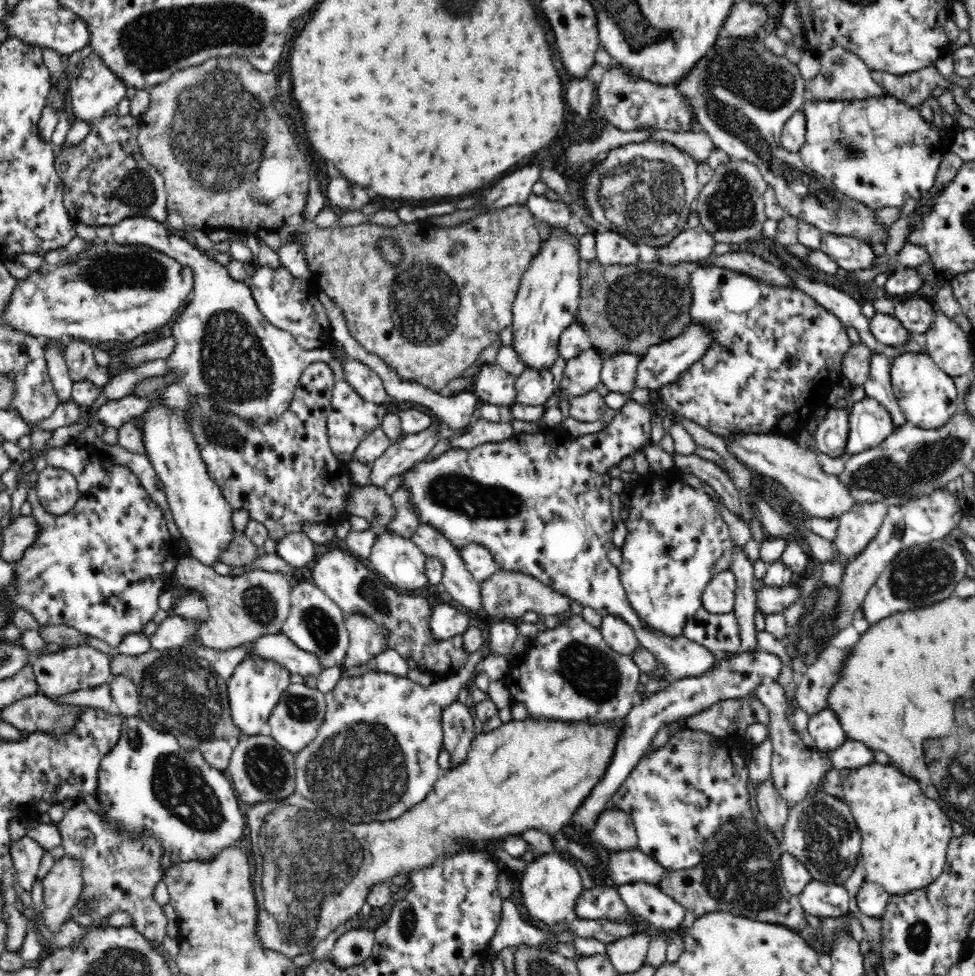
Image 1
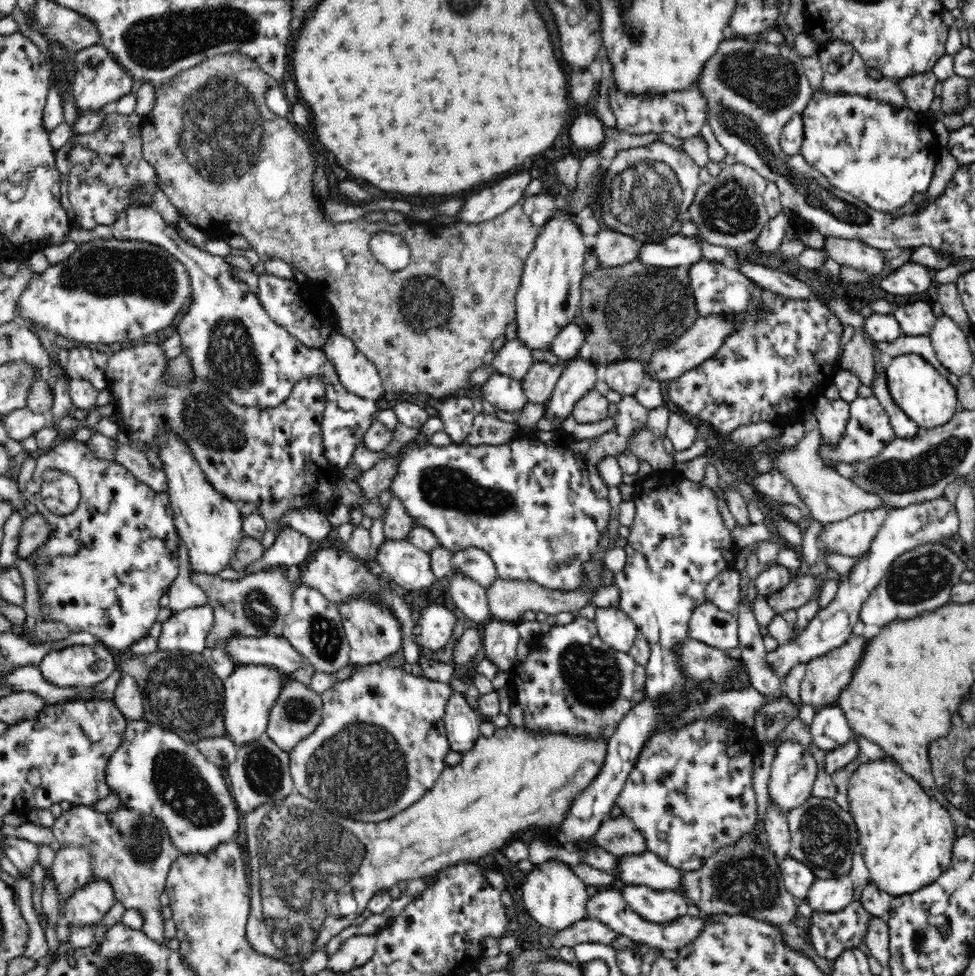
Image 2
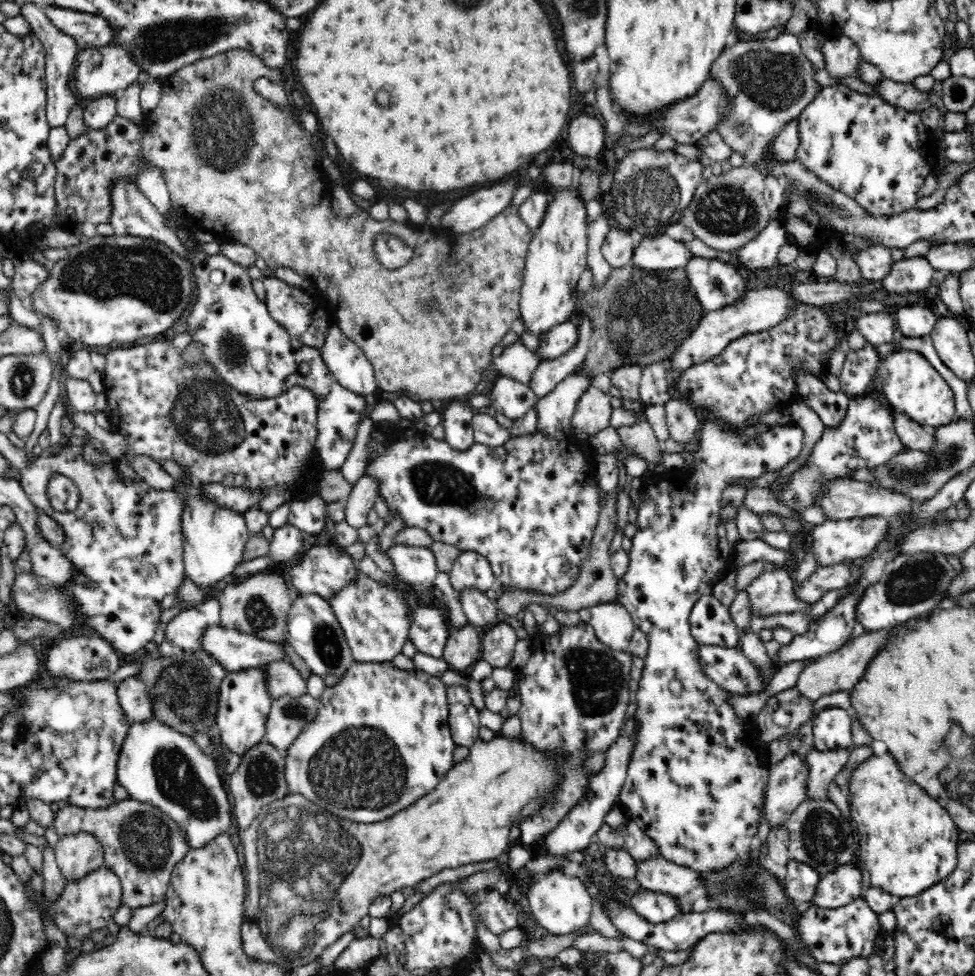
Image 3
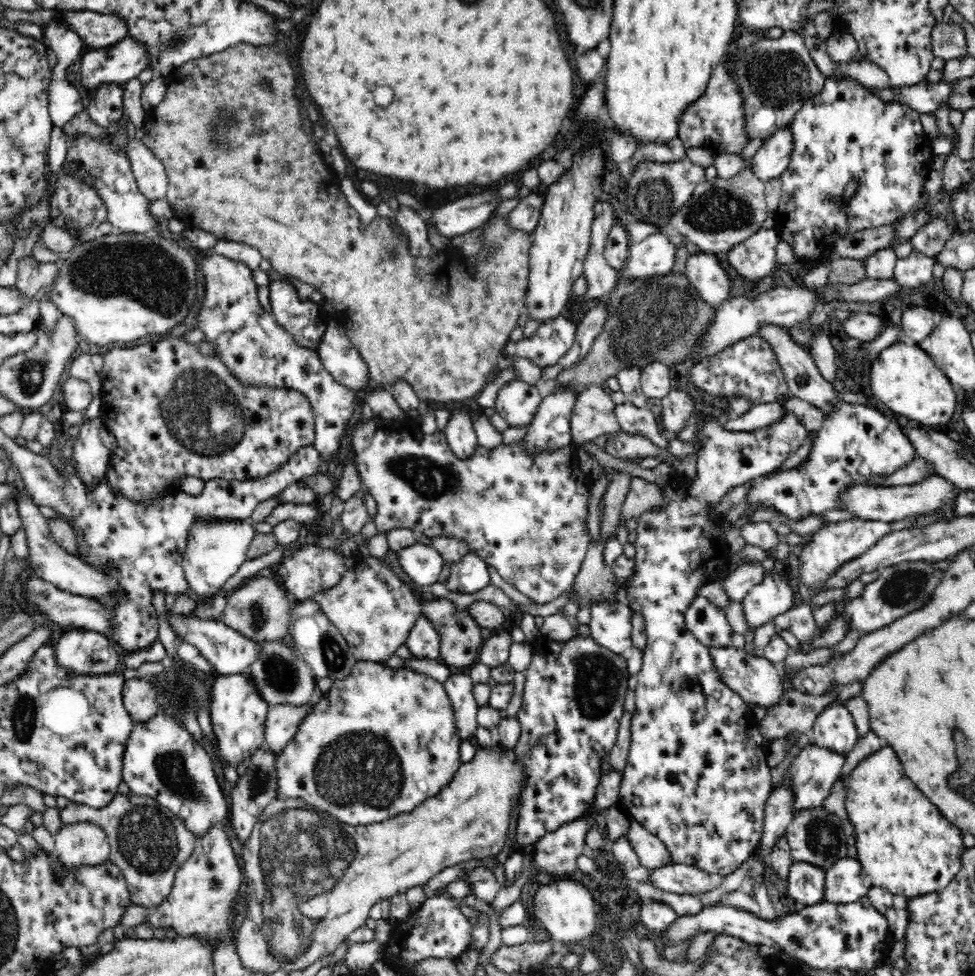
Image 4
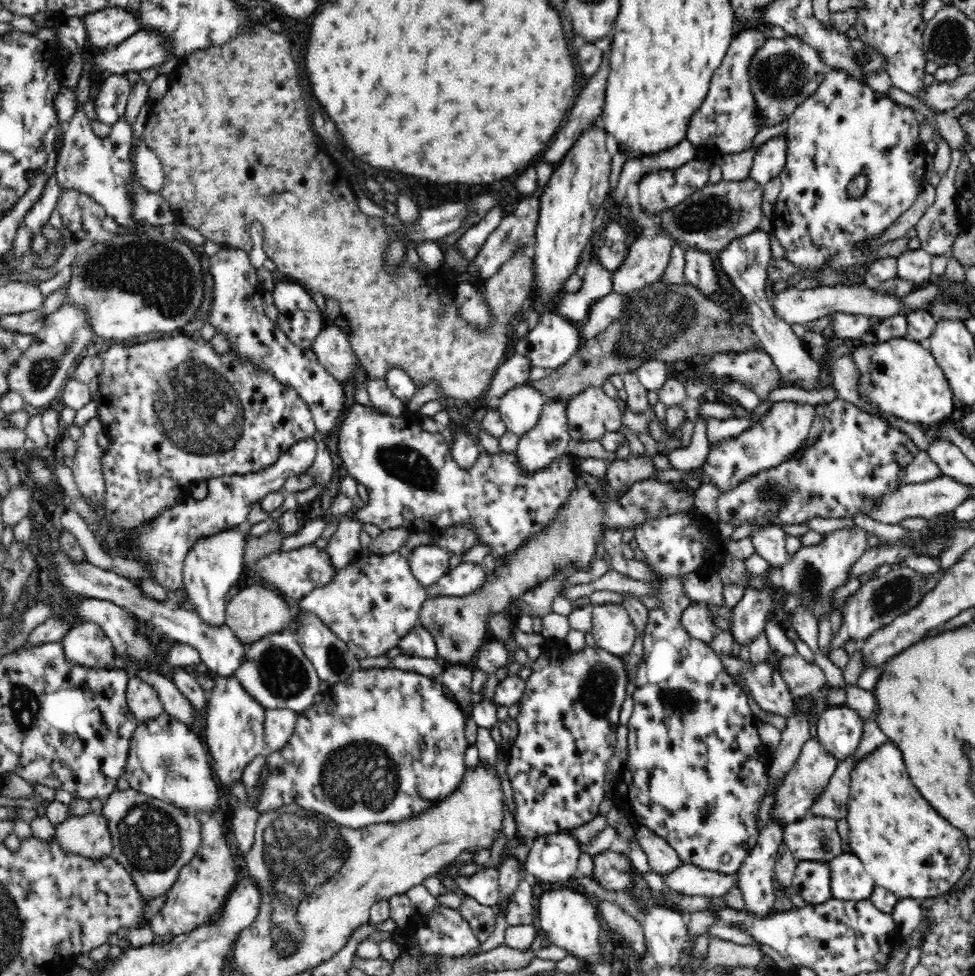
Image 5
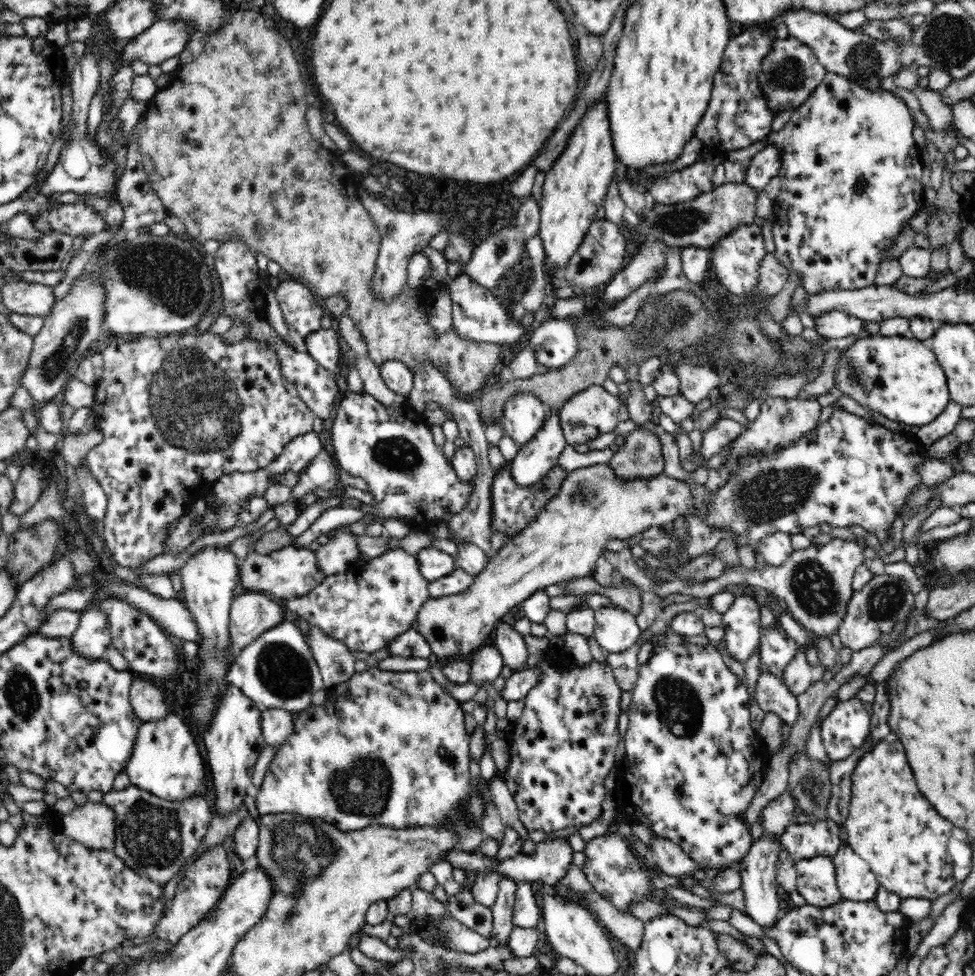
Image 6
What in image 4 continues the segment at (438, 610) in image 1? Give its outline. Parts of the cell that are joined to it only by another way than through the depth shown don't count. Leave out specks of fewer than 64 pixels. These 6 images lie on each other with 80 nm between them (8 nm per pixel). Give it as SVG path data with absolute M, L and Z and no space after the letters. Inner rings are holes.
M418 616L416 626L405 638L405 645L414 656L437 659L440 655L439 635L429 620L422 620L422 616Z

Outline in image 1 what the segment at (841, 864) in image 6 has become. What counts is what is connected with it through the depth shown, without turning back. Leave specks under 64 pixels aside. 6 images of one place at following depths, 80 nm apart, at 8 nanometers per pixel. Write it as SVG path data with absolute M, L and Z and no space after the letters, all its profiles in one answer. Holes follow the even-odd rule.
M817 880L808 882L808 886L799 895L799 901L805 912L817 917L845 915L850 910L850 892L842 884L823 883Z

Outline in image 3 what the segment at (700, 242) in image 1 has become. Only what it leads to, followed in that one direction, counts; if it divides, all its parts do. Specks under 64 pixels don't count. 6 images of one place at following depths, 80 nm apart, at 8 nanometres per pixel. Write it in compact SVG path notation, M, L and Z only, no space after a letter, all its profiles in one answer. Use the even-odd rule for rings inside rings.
M667 235L645 236L634 248L632 264L638 270L646 272L684 268L686 261L694 254L681 241Z

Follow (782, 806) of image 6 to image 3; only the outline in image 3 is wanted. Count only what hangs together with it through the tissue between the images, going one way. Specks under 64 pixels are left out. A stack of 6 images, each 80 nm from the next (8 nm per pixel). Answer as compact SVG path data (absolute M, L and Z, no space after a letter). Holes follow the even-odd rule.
M814 747L808 752L803 750L807 766L806 790L804 790L806 801L829 800L828 788L836 780L836 774L846 766L850 749L820 751Z

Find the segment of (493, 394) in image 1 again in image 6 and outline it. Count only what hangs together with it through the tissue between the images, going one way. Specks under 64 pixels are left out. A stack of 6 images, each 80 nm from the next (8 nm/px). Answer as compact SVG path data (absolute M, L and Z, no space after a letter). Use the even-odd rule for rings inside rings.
M518 394L507 402L502 416L505 435L514 440L520 452L535 440L546 420L555 413L531 394Z

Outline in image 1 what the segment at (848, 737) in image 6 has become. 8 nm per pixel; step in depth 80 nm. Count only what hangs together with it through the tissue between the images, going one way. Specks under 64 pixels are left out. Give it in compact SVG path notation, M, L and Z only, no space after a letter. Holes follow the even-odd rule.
M830 707L810 716L808 731L821 751L836 750L849 740L837 712Z

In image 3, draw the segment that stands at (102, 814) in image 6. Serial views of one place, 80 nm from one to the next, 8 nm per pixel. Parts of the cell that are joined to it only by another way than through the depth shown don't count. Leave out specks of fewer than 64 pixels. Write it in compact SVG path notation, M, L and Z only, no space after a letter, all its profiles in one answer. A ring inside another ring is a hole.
M92 831L60 835L54 850L55 861L66 882L104 865L104 847Z

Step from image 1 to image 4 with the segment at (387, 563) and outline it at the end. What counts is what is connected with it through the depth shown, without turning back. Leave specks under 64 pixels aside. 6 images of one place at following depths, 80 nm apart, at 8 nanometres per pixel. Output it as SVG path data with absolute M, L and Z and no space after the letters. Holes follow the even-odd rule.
M414 543L396 552L398 560L408 576L420 584L430 586L440 580L440 572L445 565L445 558L432 545Z

